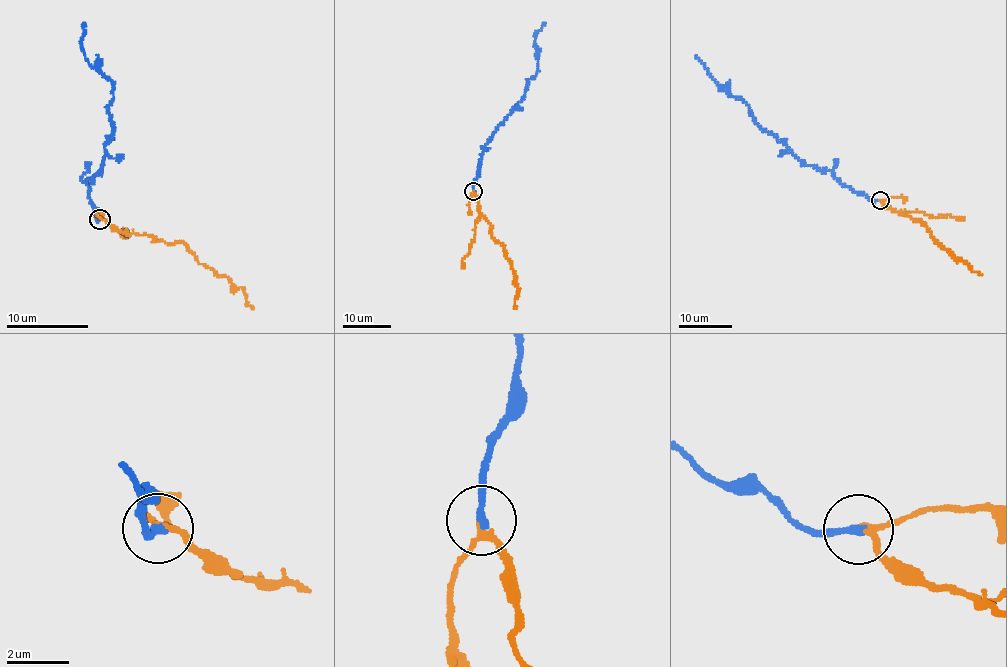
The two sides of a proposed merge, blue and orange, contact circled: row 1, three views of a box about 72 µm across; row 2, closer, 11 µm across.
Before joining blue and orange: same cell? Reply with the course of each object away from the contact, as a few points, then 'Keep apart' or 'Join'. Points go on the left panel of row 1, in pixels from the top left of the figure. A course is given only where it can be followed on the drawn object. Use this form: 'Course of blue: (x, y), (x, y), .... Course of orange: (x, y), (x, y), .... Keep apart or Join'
Course of blue: (100, 220), (96, 221), (87, 179), (101, 166), (113, 129), (109, 111), (113, 85), (85, 56), (85, 22). Course of orange: (100, 218), (120, 232), (151, 234), (157, 241), (181, 243), (196, 260), (243, 289), (246, 304), (253, 309). Join

